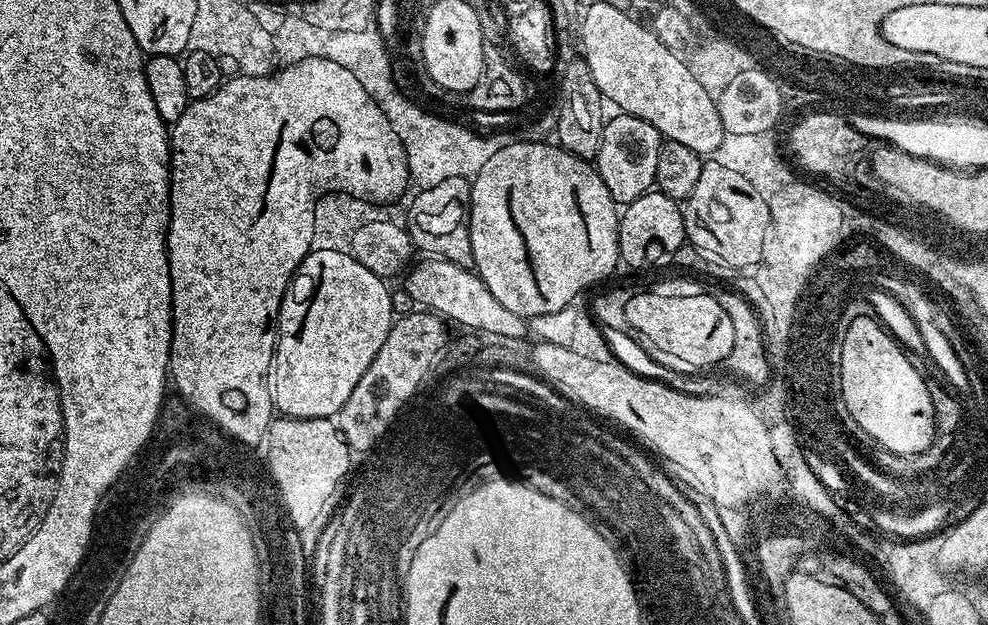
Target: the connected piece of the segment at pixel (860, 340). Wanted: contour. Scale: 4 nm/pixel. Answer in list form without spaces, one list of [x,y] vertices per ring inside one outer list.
[[[857,319],[855,324],[852,324],[848,330],[846,330],[845,340],[842,342],[841,350],[841,386],[842,394],[845,396],[846,408],[853,416],[855,422],[858,422],[858,426],[864,431],[864,436],[870,438],[873,436],[882,447],[888,452],[893,452],[896,456],[916,456],[919,452],[924,452],[932,444],[932,439],[937,439],[938,433],[936,431],[936,423],[934,422],[934,406],[930,402],[930,394],[926,394],[926,382],[924,376],[921,373],[912,372],[912,368],[908,364],[904,364],[904,358],[906,358],[906,352],[904,348],[898,346],[897,343],[887,343],[885,339],[885,333],[877,331],[877,327],[872,325],[870,321],[866,319]]]

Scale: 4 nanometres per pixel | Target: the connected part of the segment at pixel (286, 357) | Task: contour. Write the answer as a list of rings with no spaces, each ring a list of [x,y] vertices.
[[[336,246],[331,248],[313,247],[312,251],[308,253],[308,257],[300,263],[296,275],[292,277],[292,283],[289,284],[288,290],[284,294],[284,300],[280,304],[278,331],[276,332],[276,351],[272,357],[272,371],[270,373],[272,402],[275,411],[280,416],[293,416],[299,420],[322,420],[335,417],[340,407],[346,402],[346,398],[350,398],[350,390],[354,390],[354,386],[358,386],[358,378],[362,378],[362,374],[366,374],[366,366],[370,366],[370,362],[374,362],[374,354],[378,354],[378,350],[382,350],[382,342],[386,342],[386,334],[390,334],[392,329],[394,313],[389,285],[383,279],[371,273],[353,255],[344,250],[339,252],[340,250]]]

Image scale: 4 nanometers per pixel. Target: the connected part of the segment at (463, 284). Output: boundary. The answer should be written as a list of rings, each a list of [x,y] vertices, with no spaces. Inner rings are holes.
[[[426,256],[422,259],[424,260],[405,273],[407,276],[402,280],[402,287],[419,307],[428,309],[447,321],[454,320],[463,329],[486,336],[490,334],[492,336],[489,337],[492,338],[513,342],[512,340],[520,340],[529,335],[529,323],[502,306],[475,271],[440,257]]]

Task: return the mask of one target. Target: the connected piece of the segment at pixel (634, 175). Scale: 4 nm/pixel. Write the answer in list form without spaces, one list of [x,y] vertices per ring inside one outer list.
[[[616,114],[613,120],[611,117],[605,123],[594,167],[617,205],[627,206],[639,196],[645,196],[647,192],[653,191],[658,170],[658,150],[661,143],[660,132],[642,118]]]

